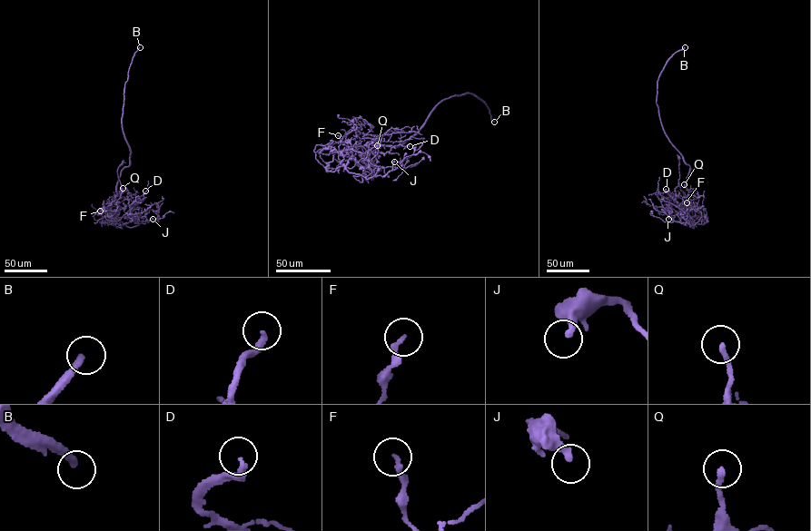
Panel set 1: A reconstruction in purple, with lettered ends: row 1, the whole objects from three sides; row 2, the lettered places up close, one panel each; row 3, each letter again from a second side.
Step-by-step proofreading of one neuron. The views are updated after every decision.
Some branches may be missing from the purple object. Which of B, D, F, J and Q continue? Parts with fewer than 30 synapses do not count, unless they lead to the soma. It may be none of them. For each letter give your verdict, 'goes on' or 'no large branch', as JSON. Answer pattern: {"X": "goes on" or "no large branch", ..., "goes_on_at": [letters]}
{"B": "goes on", "D": "goes on", "F": "no large branch", "J": "no large branch", "Q": "no large branch", "goes_on_at": ["B", "D"]}

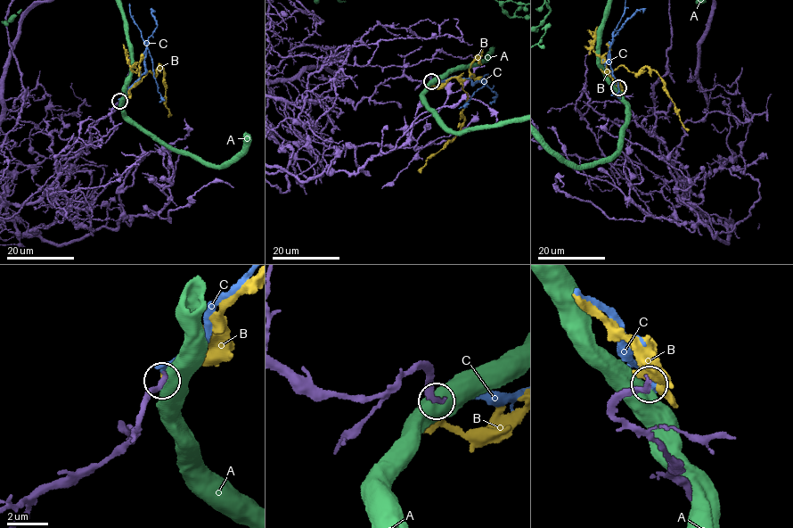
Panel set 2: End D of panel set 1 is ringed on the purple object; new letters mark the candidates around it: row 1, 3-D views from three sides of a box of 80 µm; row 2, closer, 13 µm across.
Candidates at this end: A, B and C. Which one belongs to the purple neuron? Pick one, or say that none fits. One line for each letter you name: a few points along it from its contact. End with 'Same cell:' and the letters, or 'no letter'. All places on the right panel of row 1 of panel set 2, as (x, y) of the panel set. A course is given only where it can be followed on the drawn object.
C: course (618, 88), (605, 67), (612, 40), (610, 69), (617, 82), (617, 96), (620, 98)
Same cell: C

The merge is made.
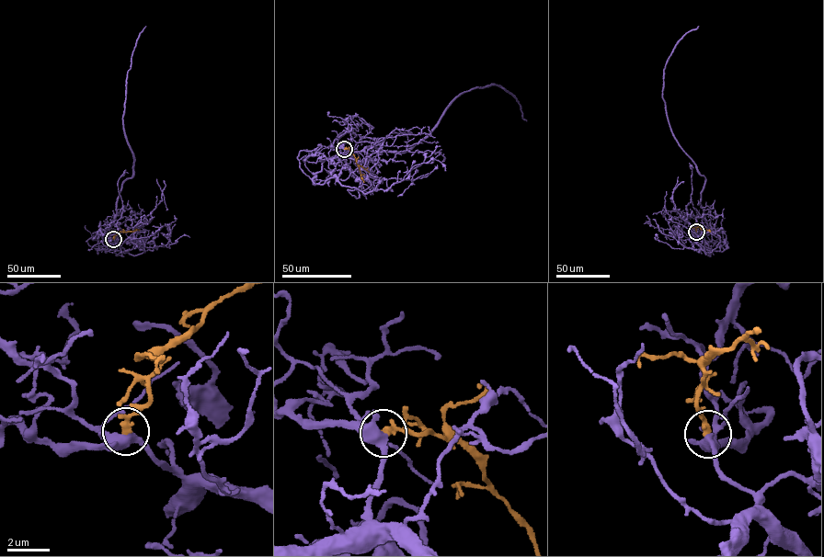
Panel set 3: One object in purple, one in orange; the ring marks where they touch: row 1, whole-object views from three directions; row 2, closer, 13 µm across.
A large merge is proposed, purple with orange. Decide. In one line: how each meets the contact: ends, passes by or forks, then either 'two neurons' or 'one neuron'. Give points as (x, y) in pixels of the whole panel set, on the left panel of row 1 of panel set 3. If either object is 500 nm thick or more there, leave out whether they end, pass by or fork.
purple forks; orange ends; one neuron

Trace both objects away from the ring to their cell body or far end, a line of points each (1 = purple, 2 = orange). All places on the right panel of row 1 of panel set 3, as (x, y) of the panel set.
1: (696, 231), (709, 231), (700, 203), (705, 178), (673, 135), (662, 89), (664, 69), (675, 45), (698, 26)
2: (696, 231), (699, 226), (710, 232)

